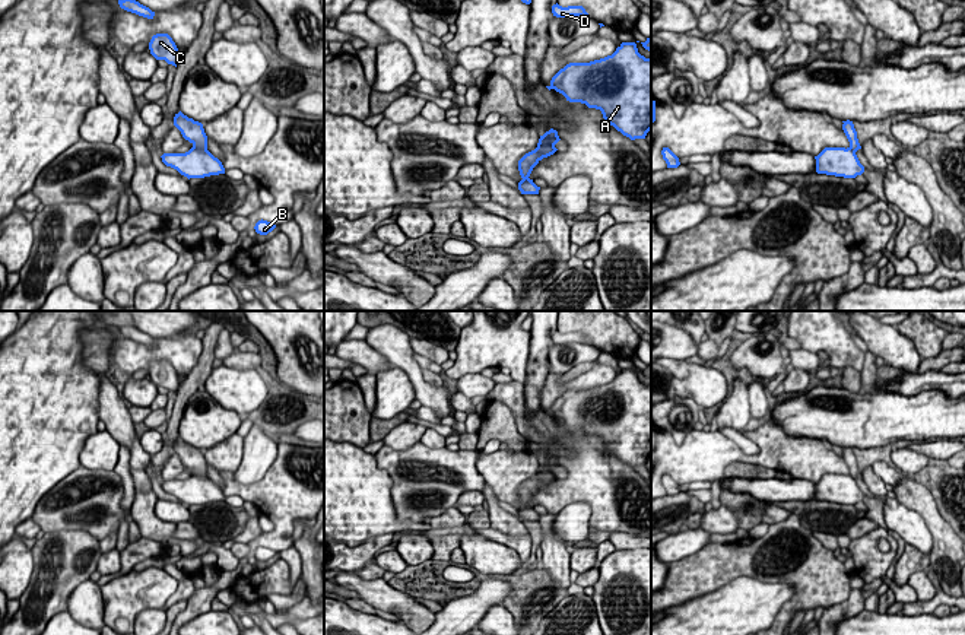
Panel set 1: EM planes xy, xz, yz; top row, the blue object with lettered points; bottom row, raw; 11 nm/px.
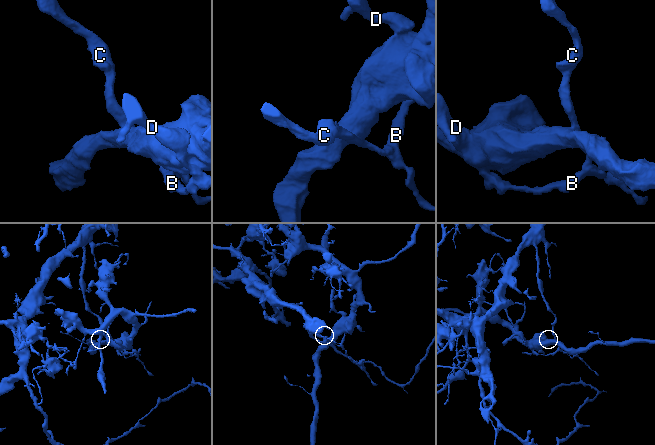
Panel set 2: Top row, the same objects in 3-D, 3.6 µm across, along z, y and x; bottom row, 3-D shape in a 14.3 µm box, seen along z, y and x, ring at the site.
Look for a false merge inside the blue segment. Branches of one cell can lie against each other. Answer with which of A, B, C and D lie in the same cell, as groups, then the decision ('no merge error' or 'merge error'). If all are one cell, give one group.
A / B C D; merge error

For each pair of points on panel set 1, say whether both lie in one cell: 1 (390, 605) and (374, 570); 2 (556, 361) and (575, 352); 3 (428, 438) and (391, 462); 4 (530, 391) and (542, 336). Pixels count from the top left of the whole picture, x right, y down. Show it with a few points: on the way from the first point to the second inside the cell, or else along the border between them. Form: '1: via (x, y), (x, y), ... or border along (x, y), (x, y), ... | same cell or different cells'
1: border along (354, 572), (362, 578), (381, 578) | different cells
2: via (559, 356), (564, 352), (571, 352) | same cell
3: border along (421, 441), (429, 447), (446, 447) | different cells
4: via (536, 378), (539, 349) | same cell

